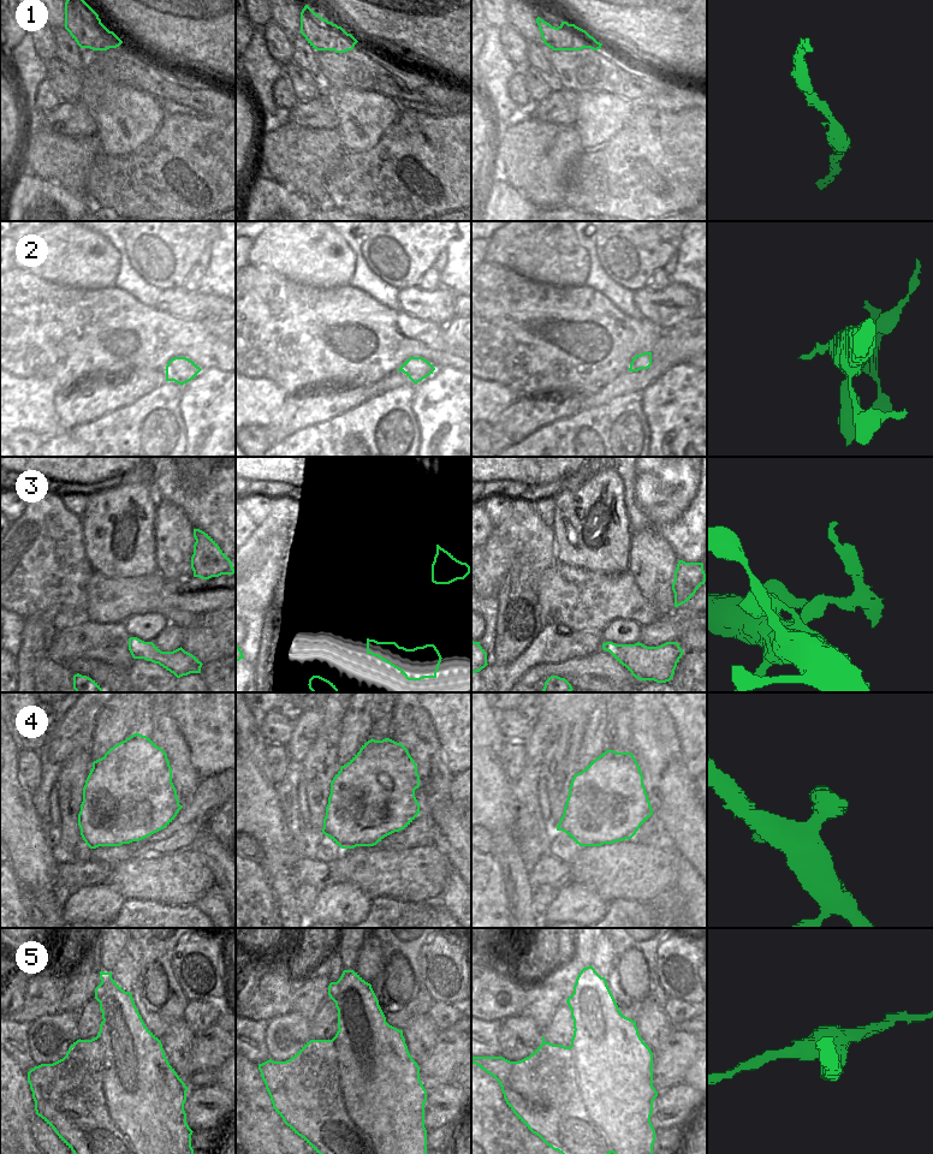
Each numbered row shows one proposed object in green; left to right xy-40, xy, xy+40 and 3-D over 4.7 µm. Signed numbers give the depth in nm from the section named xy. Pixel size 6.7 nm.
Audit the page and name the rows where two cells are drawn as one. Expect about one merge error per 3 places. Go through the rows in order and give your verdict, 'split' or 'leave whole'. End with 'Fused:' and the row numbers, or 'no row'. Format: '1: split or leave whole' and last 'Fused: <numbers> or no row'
1: leave whole
2: leave whole
3: split
4: leave whole
5: split
Fused: 3, 5

